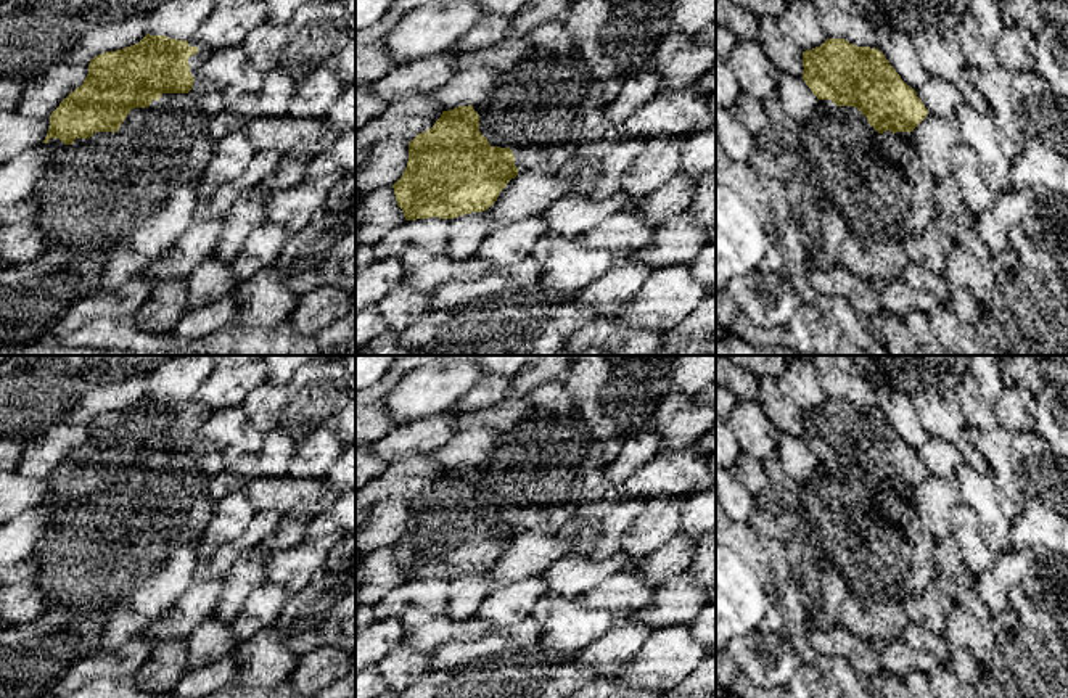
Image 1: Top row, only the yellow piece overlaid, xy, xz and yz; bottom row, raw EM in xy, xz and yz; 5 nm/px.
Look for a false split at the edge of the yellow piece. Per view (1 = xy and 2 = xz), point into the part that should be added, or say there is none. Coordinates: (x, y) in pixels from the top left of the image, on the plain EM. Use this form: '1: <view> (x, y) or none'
1: xy (195, 422)
2: none

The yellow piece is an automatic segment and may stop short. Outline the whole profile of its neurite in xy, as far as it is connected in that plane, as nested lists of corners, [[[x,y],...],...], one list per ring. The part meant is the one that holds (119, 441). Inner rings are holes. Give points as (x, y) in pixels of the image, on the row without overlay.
[[[146,394],[138,404],[116,412],[106,412],[88,423],[88,434],[80,447],[71,452],[50,474],[45,500],[60,499],[72,505],[76,499],[90,499],[95,492],[117,492],[134,468],[148,468],[162,454],[188,454],[212,410],[190,400]]]

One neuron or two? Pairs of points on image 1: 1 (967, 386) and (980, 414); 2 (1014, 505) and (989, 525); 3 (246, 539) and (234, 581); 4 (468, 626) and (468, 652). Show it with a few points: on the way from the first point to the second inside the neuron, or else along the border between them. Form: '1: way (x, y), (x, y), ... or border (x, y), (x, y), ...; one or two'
1: way (967, 393), (973, 407); one
2: border (991, 478), (1001, 510), (1010, 521); two
3: border (258, 544), (246, 549), (221, 576); two
4: border (488, 632), (478, 637), (451, 639), (435, 650); two

